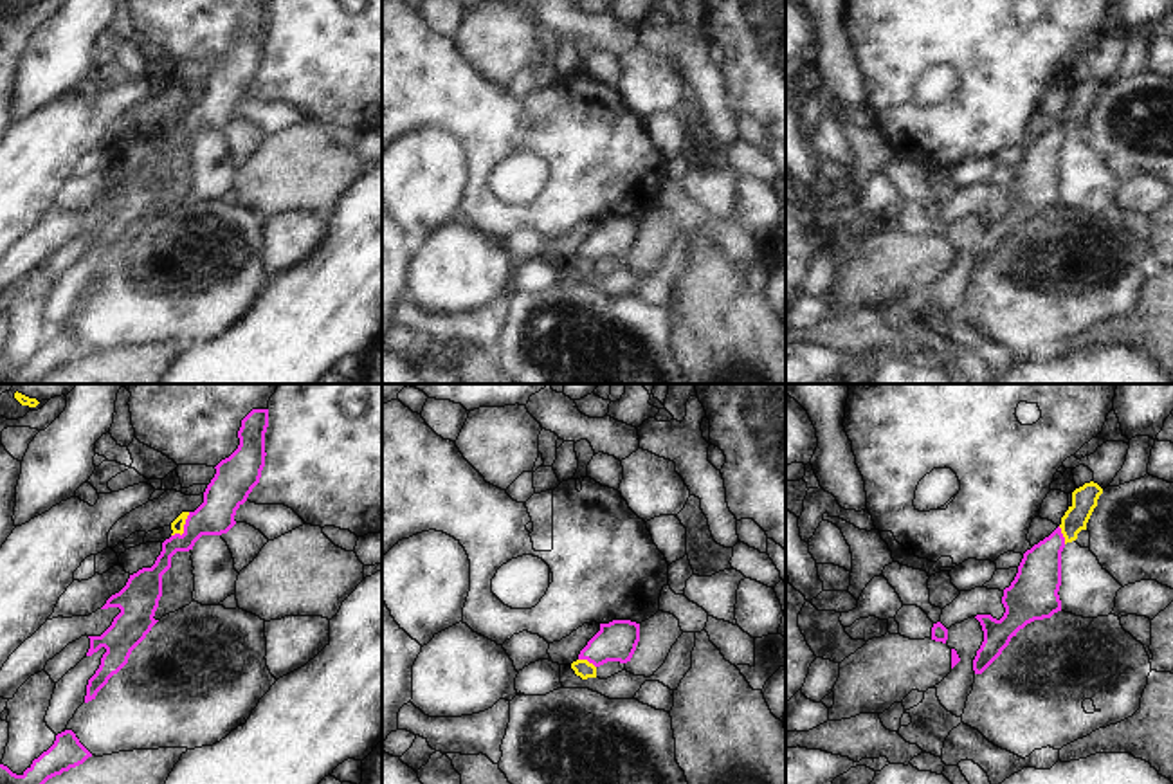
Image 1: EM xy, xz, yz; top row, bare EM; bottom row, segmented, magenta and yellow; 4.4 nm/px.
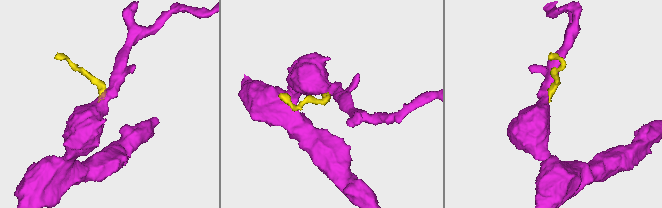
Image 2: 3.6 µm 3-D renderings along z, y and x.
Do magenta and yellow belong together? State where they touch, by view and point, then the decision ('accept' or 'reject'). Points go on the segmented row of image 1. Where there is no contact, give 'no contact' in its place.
contact xy (184, 528); reject

